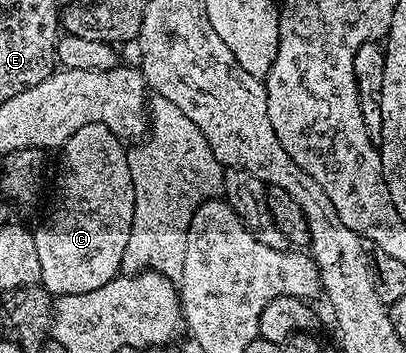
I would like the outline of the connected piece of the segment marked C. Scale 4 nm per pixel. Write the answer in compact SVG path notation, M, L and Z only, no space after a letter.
M97 122L84 124L84 128L72 132L66 145L61 147L62 179L58 182L58 207L42 227L34 230L36 256L40 256L40 285L46 289L47 295L95 291L120 274L134 215L134 185L126 159L128 150L122 146L125 146L123 139L118 138L102 122Z

